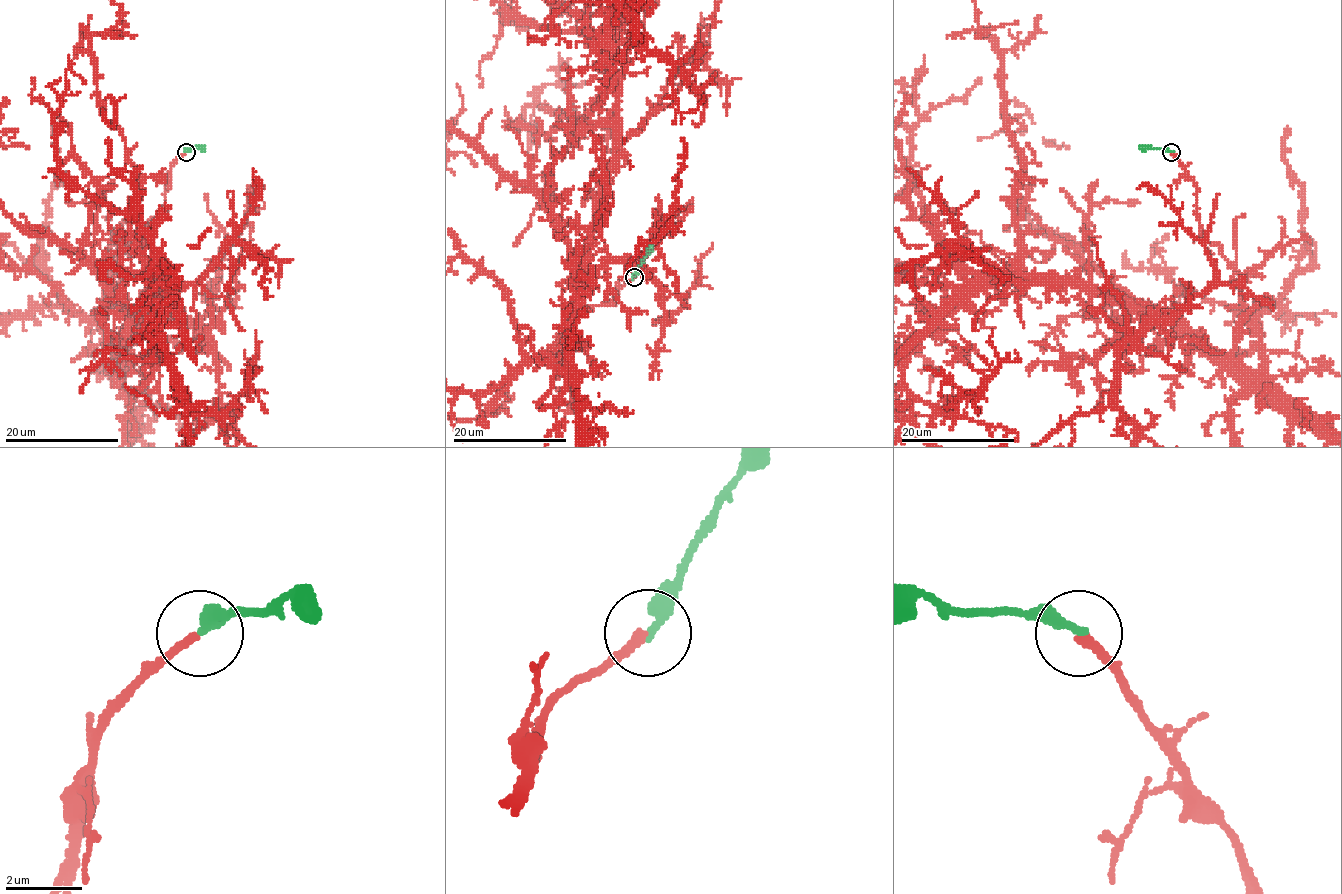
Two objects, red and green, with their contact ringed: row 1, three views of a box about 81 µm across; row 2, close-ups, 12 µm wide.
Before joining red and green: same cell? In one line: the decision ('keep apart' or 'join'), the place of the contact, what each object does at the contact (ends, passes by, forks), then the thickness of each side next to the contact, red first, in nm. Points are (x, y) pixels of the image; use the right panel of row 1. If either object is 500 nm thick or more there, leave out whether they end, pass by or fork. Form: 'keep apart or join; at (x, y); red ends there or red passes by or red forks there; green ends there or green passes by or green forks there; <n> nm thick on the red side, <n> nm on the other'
join; at (1171, 152); red ends there; green ends there; 240 nm thick on the red side, 280 nm on the other

